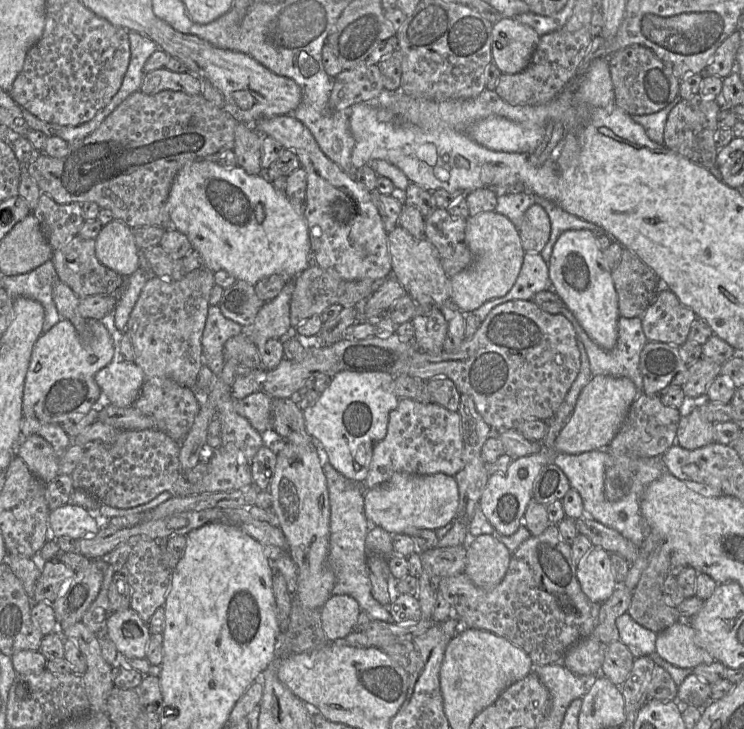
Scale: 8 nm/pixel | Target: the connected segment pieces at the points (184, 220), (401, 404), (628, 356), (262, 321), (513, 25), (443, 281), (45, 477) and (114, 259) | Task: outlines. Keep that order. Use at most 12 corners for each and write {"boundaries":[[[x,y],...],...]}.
{"boundaries":[[[189,162],[167,205],[203,266],[251,285],[311,264],[304,205]],[[400,398],[363,483],[455,476],[458,411]],[[573,314],[592,375],[629,378],[643,393],[639,368],[648,340],[642,317],[618,319],[610,350],[592,341]],[[290,279],[242,329],[256,345],[283,340],[289,330]],[[503,17],[492,28],[492,61],[519,73],[539,40],[532,27]],[[397,225],[391,274],[417,305],[450,301],[437,249]],[[39,435],[16,448],[29,470],[46,484],[59,475],[59,458]],[[120,220],[95,238],[97,259],[124,278],[139,268],[132,229]]]}

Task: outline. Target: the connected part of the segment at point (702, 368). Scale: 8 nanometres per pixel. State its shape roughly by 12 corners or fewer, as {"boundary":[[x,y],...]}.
{"boundary":[[700,358],[688,368],[684,399],[707,396],[721,365]]}

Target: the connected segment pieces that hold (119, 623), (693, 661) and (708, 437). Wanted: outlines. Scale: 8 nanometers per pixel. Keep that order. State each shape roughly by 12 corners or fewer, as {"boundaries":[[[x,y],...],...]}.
{"boundaries":[[[132,608],[112,613],[107,636],[119,653],[145,658],[151,632]],[[680,619],[657,634],[656,652],[680,668],[715,661]],[[695,405],[680,417],[677,443],[694,450],[715,442],[714,424]]]}

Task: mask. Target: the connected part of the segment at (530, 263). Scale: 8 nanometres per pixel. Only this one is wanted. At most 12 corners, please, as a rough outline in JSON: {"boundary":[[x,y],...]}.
{"boundary":[[525,252],[510,291],[471,313],[483,322],[490,311],[511,300],[531,300],[552,289],[541,254]]}

